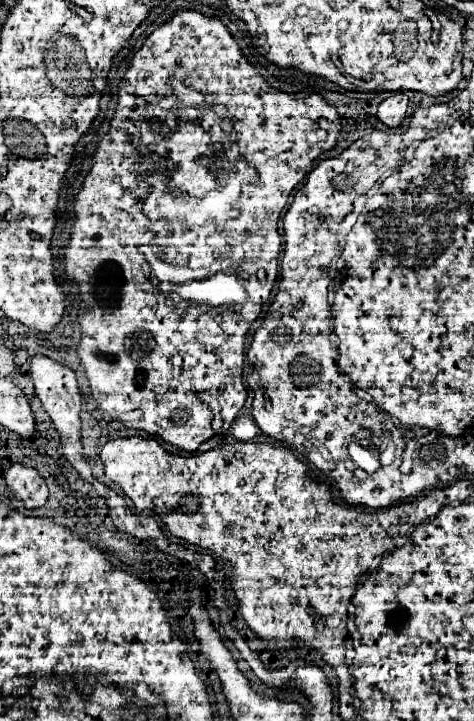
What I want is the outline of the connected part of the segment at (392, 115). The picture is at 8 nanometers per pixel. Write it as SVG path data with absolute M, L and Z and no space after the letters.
M394 92L378 106L378 120L388 128L396 128L404 122L408 112L408 96L404 92Z

